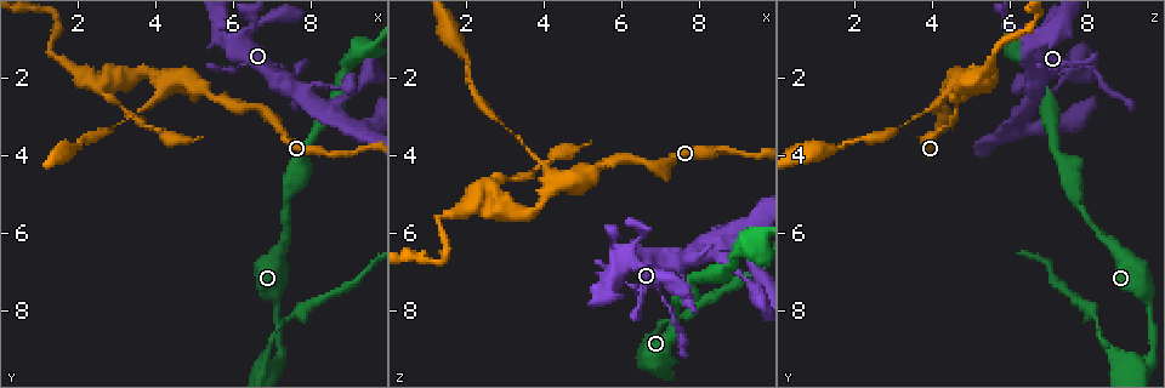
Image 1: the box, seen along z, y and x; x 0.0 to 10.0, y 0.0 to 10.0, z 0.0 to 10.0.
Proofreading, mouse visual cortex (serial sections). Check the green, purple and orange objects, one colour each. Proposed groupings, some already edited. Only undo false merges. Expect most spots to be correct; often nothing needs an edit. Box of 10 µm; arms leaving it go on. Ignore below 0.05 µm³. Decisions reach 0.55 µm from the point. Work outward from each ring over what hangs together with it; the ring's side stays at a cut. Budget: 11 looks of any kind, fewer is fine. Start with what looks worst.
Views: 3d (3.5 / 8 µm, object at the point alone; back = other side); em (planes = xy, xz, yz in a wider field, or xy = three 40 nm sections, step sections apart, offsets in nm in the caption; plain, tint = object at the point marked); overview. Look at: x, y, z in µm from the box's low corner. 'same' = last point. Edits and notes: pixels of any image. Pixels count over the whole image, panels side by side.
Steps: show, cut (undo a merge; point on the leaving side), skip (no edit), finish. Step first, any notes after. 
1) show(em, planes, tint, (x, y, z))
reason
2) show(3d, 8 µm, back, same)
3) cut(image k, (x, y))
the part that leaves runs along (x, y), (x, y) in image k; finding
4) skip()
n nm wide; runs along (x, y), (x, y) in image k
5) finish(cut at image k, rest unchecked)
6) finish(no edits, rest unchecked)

show(3d, 3.5 µm, (7.10, 8.55, 8.35))
narrows sharply

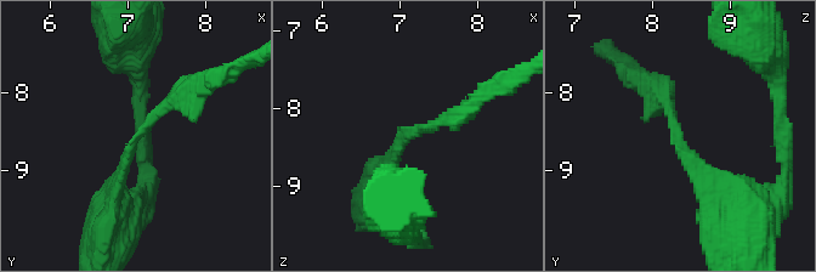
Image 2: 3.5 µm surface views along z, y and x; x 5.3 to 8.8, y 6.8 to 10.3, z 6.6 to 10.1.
show(em, xy, step 1, tint, (7.05, 8.60, 8.30))
arms of 150, 200 nm

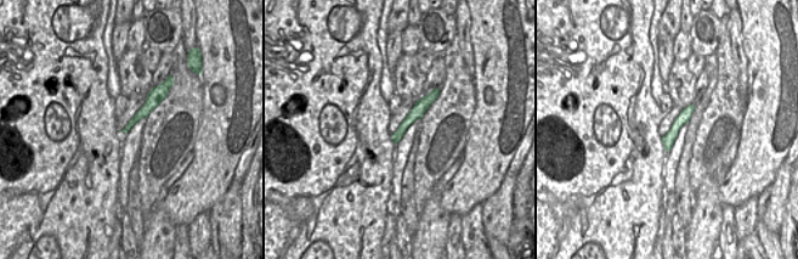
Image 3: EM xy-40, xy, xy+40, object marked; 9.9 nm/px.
skip()
all the same cell

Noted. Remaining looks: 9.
show(3d, 3.5 µm, (2.75, 2.15, 5.10))
sharp bend

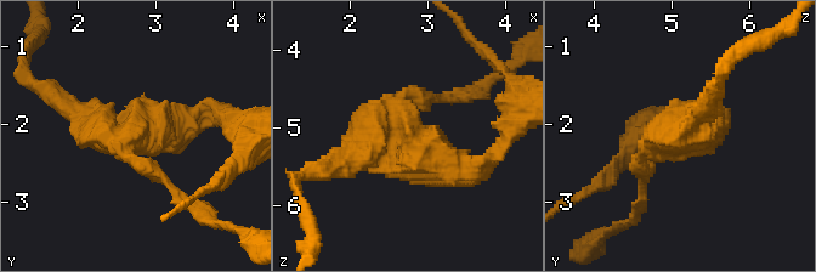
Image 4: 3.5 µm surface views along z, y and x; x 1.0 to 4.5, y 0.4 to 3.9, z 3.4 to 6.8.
show(em, xy, step 2, tint, (2.80, 2.20, 5.05))

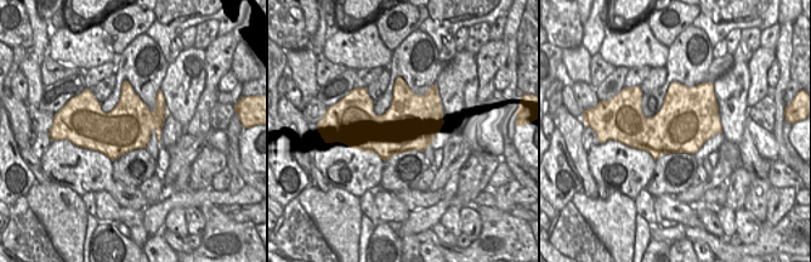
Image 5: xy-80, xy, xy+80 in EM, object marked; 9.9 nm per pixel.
show(em, xy, step 1, tint, same)

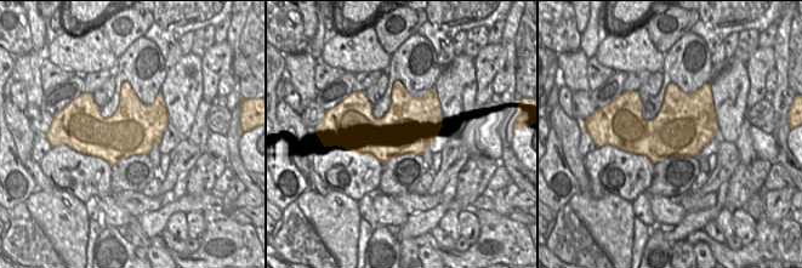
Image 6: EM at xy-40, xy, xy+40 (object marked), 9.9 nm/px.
skip()
runs along (215, 119), (114, 139), (77, 112) in image 4; continuous, no second cell

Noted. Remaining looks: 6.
show(3d, 3.5 µm, (9.20, 1.35, 6.25))
abrupt turn

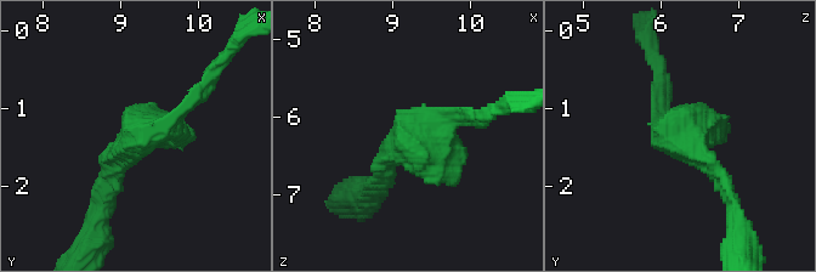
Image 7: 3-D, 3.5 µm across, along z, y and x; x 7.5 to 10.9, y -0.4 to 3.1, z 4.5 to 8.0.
show(em, xy, step 2, tint, (9.20, 1.40, 6.30))

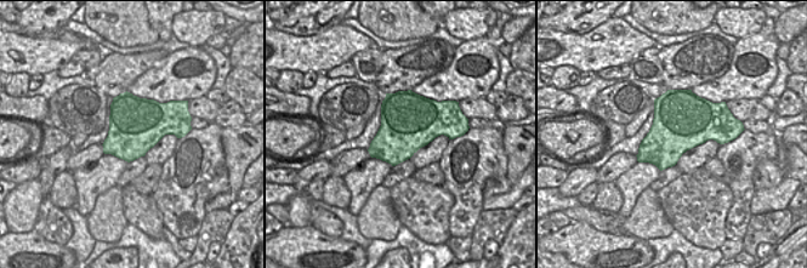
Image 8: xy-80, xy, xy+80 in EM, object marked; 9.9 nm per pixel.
skip()
runs along (105, 193), (113, 159), (194, 92) in image 7; continuous, no second cell

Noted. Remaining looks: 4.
show(3d, 8 µm, back, (9.15, 3.35, 6.15))
two arms in line, one across

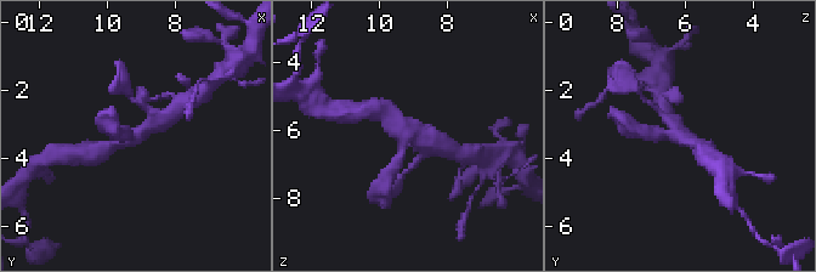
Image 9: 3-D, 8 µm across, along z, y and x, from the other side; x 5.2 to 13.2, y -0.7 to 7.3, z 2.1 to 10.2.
show(em, planes, tint, same)
shape alone is not enough

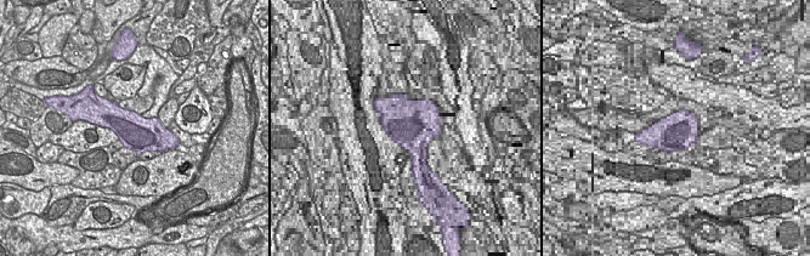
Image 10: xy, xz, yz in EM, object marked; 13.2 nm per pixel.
skip()
runs along (437, 147), (408, 136), (394, 168) in image 9; one cell here

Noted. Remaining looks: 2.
finish(no edits, rest unchecked)

